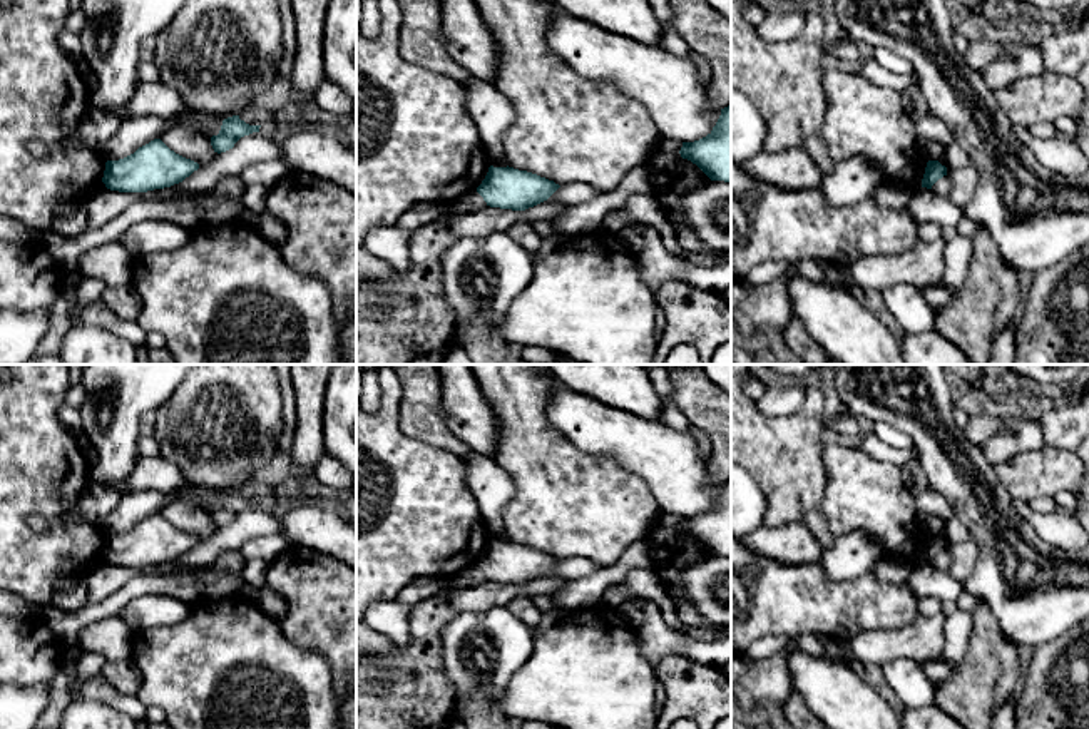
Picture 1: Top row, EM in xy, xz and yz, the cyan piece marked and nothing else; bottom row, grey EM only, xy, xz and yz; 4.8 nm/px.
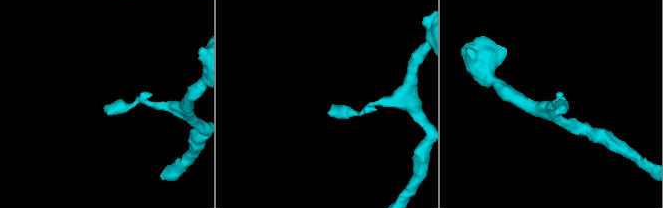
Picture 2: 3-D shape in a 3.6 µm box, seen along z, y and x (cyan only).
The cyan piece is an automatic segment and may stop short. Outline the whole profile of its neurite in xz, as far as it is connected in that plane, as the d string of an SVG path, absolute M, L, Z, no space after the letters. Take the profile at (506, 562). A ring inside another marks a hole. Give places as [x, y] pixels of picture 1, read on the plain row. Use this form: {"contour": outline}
{"contour": "M488 542L477 567L487 580L525 585L547 575L560 560L537 548L514 542Z"}

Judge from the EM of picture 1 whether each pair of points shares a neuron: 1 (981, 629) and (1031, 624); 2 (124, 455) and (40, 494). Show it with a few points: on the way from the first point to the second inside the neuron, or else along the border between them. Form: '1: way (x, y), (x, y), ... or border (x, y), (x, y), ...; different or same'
1: border (979, 597), (994, 617), (997, 629), (1017, 647); different
2: border (89, 465), (92, 484); different

